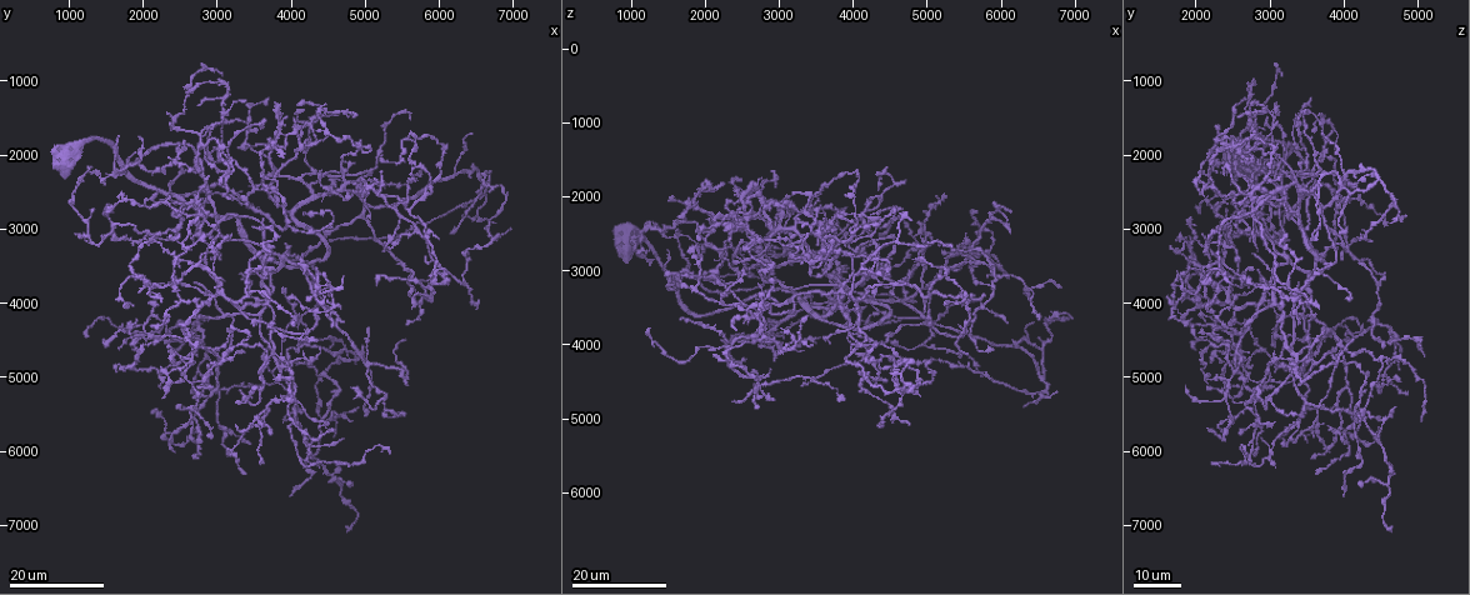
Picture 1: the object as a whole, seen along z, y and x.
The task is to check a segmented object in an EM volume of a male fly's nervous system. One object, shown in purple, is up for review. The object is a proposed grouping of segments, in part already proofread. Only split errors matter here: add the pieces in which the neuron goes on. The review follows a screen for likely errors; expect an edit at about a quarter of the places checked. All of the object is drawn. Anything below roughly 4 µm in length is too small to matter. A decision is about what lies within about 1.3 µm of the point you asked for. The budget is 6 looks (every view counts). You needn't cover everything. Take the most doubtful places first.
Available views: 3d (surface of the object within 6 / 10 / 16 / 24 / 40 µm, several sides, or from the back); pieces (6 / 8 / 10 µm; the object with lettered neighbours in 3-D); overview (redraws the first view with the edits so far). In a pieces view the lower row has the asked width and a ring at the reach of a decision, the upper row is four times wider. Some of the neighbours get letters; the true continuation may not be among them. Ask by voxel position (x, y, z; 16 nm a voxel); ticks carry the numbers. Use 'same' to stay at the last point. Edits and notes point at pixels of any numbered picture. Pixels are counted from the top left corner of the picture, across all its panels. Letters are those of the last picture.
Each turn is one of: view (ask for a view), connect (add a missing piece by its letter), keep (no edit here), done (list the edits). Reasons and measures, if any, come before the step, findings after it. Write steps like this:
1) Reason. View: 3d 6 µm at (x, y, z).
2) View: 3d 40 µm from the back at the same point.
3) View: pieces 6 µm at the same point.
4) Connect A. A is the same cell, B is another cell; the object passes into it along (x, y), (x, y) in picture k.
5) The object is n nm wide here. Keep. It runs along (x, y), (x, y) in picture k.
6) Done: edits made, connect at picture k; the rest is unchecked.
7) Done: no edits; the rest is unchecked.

Branch stops here. View: 3d 16 µm at (5550, 4300, 3350).

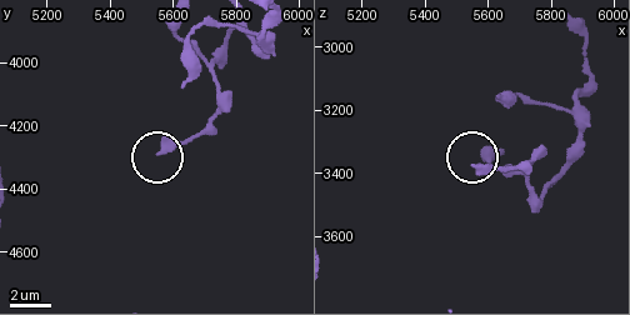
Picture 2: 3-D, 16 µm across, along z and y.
View: pieces 6 µm at (5560, 4280, 3390).

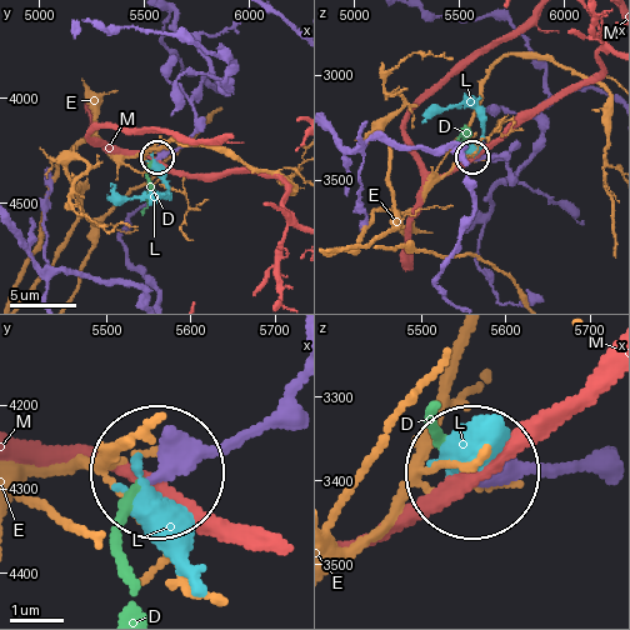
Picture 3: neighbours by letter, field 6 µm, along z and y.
Connect D. D is the same cell, E, L and M are other cells; the object passes into it along (291, 394), (163, 470), (126, 510), (121, 564) in picture 3; the neuron continues.

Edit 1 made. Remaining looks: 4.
Redraw. View: overview.

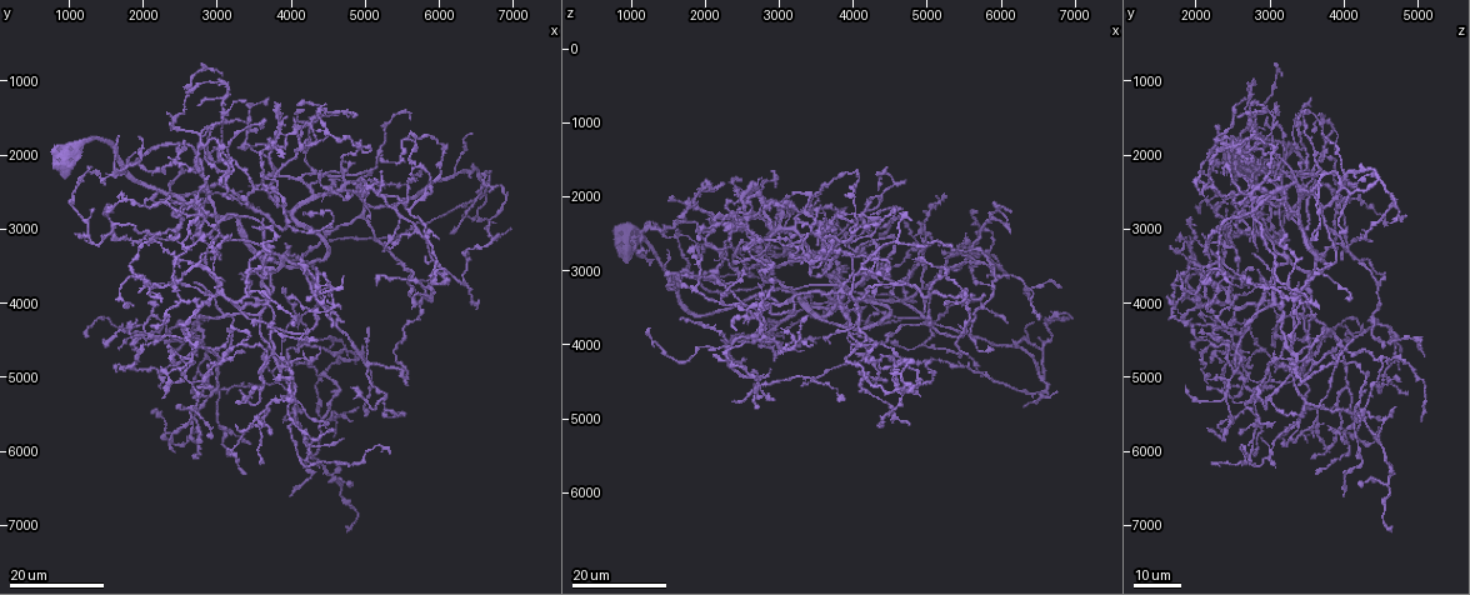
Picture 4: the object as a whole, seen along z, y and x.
Free end. View: 3d 24 µm at (2150, 5450, 4150).

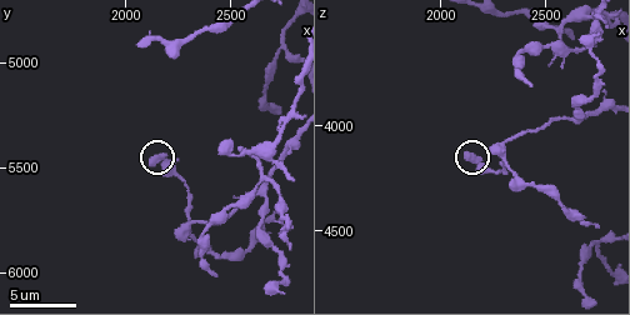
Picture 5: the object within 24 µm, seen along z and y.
See the neighbours. View: pieces 10 µm at (2130, 5480, 4140).

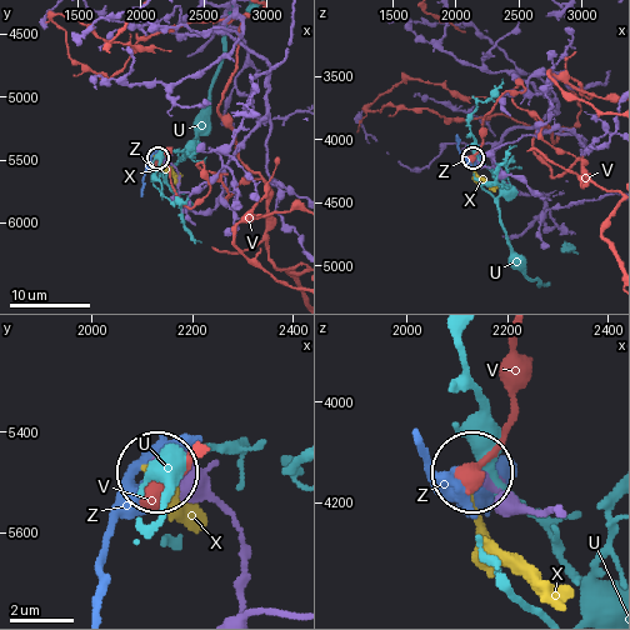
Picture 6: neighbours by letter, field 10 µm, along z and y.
Keep. U, V, X and Z are other cells; none of them fits.

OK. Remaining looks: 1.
Done: edits made, connect at picture 3; the rest is unchecked.

